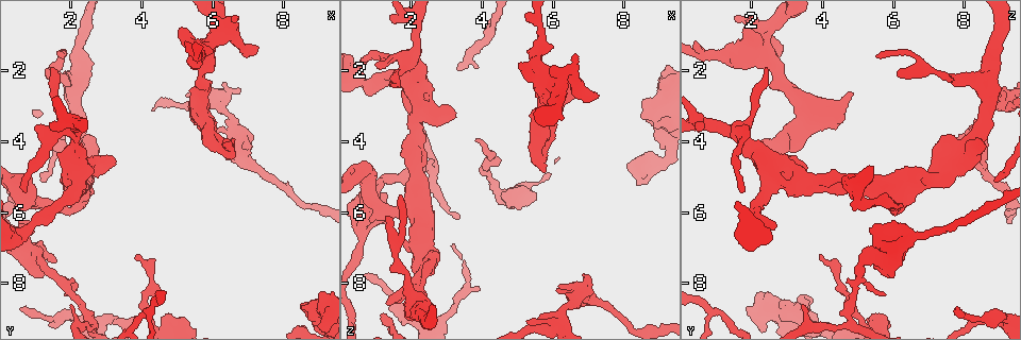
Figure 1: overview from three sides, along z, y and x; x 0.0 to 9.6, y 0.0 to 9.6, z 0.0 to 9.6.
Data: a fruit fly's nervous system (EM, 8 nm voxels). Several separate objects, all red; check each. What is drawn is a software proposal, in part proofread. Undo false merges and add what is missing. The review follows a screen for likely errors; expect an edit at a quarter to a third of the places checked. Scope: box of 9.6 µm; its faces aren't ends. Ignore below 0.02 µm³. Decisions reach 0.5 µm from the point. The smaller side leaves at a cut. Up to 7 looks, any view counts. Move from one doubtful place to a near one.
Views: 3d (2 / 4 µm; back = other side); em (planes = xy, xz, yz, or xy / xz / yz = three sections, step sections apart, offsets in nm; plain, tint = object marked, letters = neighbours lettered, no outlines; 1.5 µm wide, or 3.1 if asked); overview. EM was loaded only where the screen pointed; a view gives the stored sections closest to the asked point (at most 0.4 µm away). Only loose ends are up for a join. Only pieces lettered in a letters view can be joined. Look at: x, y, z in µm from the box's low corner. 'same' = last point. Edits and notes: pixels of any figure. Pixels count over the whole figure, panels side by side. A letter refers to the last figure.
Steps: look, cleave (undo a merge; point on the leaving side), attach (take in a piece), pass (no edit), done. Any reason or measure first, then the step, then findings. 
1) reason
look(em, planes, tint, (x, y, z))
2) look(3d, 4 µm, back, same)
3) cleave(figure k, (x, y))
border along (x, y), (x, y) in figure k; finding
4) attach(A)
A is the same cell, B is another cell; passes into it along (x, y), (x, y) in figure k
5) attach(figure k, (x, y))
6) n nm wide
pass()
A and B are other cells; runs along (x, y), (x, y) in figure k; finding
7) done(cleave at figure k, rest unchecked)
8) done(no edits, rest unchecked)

free end
look(em, xy, step 8, letters, (7.25, 1.35, 2.70))

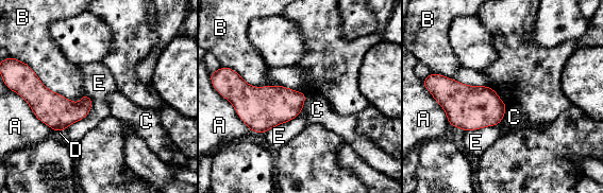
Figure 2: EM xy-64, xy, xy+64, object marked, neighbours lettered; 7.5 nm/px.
cut it another way
look(em, planes, letters, same)

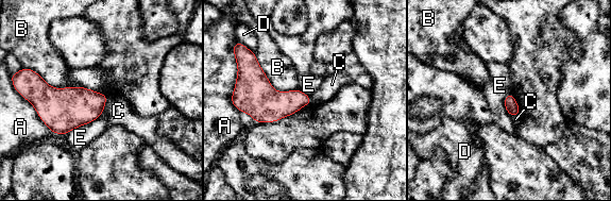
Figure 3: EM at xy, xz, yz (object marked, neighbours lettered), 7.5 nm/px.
B touches over 420 nm
pass()
A, B, C, D and E are other cells; border along (103, 111), (64, 135) in figure 3; no lettered piece goes on from it

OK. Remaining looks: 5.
branch stops here
look(em, planes, letters, (0.70, 5.40, 1.75))

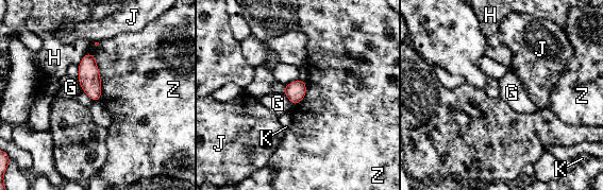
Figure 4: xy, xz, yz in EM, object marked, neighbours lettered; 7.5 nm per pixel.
Z touches over 380 nm
pass()
G, H, J, K and Z are other cells; none of them fits

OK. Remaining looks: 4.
free end
look(em, xy, step 8, letters, (1.95, 8.65, 3.40))

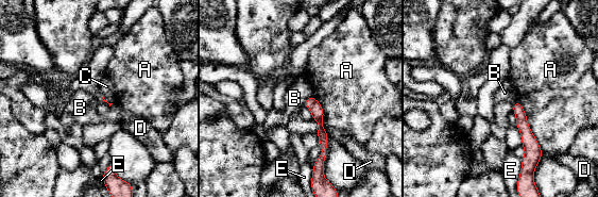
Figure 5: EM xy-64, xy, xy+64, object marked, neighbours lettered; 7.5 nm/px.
pass()
A, B, C, D and E are other cells; border along (310, 94), (303, 104) in figure 5; no lettered piece goes on from it

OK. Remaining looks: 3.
done(no edits, rest unchecked)

